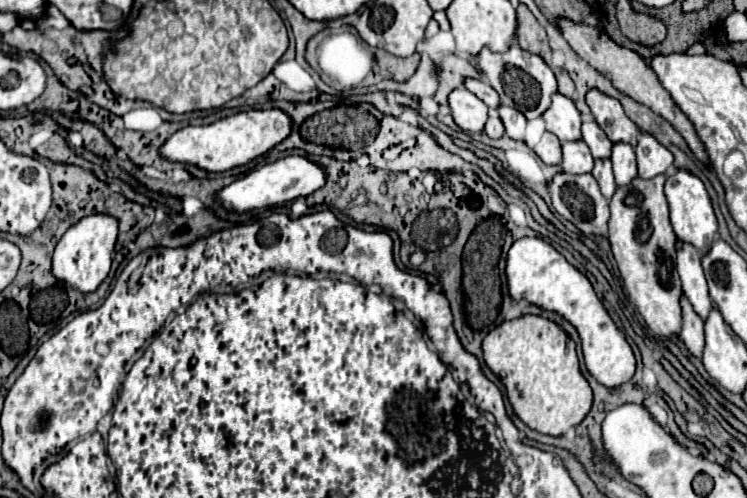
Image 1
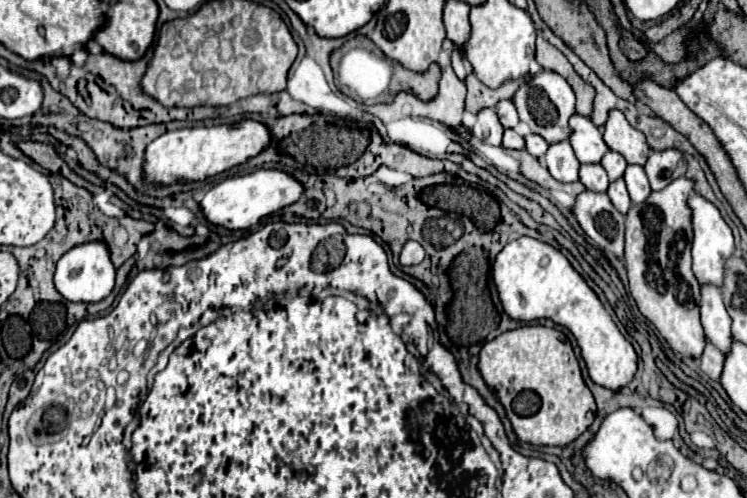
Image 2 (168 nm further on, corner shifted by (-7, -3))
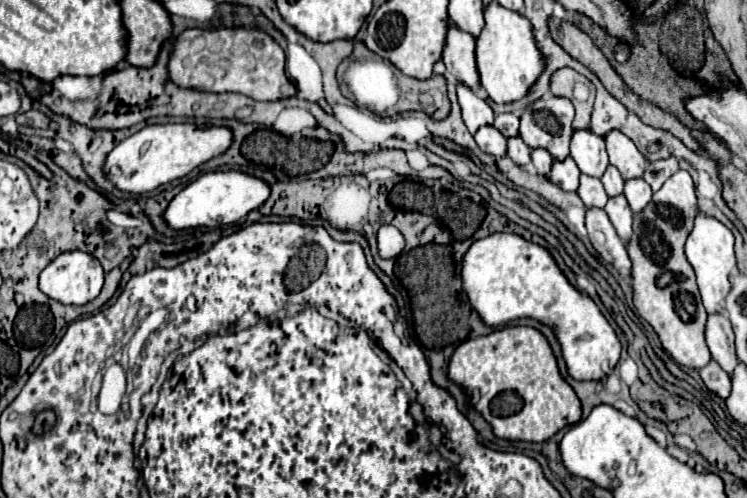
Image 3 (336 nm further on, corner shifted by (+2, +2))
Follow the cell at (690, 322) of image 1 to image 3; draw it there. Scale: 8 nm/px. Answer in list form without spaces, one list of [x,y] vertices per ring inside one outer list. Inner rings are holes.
[[[714,360],[706,368],[700,370],[700,376],[702,376],[706,388],[710,392],[714,392],[716,396],[720,396],[722,400],[726,400],[730,396],[730,376]]]

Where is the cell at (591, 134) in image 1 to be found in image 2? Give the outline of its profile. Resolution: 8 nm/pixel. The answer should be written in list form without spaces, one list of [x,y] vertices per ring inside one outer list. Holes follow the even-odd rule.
[[[609,149],[609,151],[605,153],[605,157],[601,159],[601,165],[603,165],[603,169],[607,171],[609,179],[613,181],[613,179],[623,177],[623,171],[625,171],[625,167],[627,167],[627,161],[621,157],[621,153]]]

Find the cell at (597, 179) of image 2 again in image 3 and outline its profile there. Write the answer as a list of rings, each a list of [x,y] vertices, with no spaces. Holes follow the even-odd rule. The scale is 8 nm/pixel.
[[[584,174],[580,176],[578,196],[586,204],[586,208],[604,208],[604,204],[608,202],[608,194],[604,192],[600,178],[590,178],[590,176],[584,176]]]

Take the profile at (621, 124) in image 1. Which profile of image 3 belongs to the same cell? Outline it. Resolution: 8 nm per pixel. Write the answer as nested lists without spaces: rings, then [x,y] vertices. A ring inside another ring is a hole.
[[[612,130],[606,136],[606,150],[610,156],[610,164],[618,168],[624,180],[642,178],[646,158],[628,136],[624,136],[620,130]]]

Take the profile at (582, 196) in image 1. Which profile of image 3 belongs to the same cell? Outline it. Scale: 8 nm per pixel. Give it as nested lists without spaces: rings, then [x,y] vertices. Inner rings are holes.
[[[590,208],[586,212],[586,228],[590,232],[590,240],[596,248],[596,252],[612,264],[616,270],[626,270],[628,280],[630,280],[630,270],[632,262],[626,252],[624,242],[616,236],[616,230],[612,228],[612,222],[608,220],[608,214],[600,208]]]

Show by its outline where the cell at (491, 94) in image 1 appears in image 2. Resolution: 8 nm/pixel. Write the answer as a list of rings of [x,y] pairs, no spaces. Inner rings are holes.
[[[503,99],[495,105],[495,111],[499,115],[499,121],[503,123],[503,127],[515,127],[519,123],[519,117],[517,117],[517,109],[511,101]]]

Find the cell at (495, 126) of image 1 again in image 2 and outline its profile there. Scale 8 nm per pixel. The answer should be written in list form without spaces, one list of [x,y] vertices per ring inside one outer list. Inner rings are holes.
[[[505,129],[505,133],[503,133],[503,147],[507,147],[507,149],[523,149],[525,141],[515,129]]]

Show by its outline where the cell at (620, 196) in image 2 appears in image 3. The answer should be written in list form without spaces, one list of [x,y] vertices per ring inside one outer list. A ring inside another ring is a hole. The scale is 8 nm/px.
[[[624,196],[610,198],[604,210],[606,210],[610,222],[614,224],[620,240],[622,240],[624,244],[628,244],[628,240],[632,238],[632,210],[628,208],[626,198],[624,198]]]

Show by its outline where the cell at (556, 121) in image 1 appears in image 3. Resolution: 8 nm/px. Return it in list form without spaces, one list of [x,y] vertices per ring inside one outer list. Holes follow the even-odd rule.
[[[576,130],[570,144],[570,156],[578,164],[580,172],[586,176],[602,178],[608,168],[608,154],[604,138],[592,134],[590,130]]]

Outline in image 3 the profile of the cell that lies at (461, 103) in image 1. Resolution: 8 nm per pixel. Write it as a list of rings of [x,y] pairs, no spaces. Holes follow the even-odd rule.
[[[482,126],[476,132],[474,140],[484,154],[490,154],[490,156],[496,156],[496,158],[506,156],[506,138],[494,126]]]

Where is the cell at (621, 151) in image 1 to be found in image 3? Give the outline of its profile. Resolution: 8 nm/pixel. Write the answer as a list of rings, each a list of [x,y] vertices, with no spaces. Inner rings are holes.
[[[628,180],[624,186],[624,196],[632,208],[632,212],[642,212],[652,200],[652,188],[642,180]]]

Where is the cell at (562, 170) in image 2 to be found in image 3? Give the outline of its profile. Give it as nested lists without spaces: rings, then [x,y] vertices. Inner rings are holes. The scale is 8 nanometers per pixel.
[[[566,158],[564,162],[554,162],[550,180],[566,192],[576,192],[580,186],[580,170],[572,158]]]

